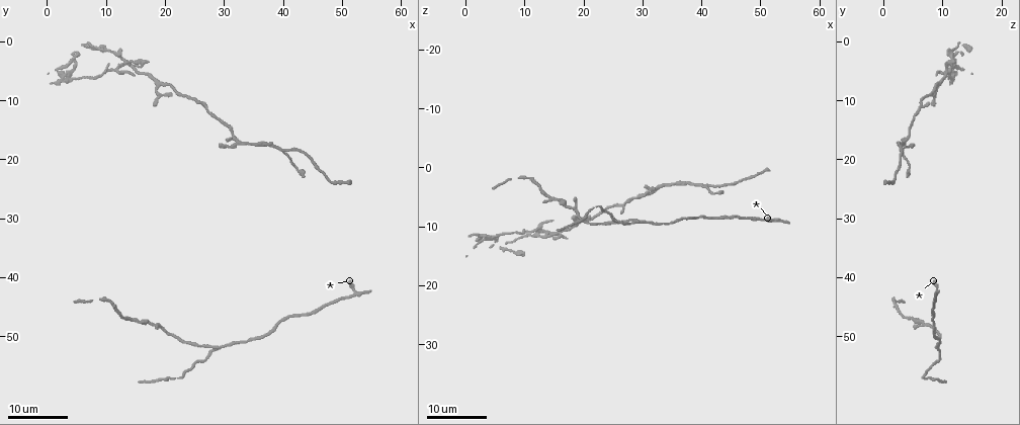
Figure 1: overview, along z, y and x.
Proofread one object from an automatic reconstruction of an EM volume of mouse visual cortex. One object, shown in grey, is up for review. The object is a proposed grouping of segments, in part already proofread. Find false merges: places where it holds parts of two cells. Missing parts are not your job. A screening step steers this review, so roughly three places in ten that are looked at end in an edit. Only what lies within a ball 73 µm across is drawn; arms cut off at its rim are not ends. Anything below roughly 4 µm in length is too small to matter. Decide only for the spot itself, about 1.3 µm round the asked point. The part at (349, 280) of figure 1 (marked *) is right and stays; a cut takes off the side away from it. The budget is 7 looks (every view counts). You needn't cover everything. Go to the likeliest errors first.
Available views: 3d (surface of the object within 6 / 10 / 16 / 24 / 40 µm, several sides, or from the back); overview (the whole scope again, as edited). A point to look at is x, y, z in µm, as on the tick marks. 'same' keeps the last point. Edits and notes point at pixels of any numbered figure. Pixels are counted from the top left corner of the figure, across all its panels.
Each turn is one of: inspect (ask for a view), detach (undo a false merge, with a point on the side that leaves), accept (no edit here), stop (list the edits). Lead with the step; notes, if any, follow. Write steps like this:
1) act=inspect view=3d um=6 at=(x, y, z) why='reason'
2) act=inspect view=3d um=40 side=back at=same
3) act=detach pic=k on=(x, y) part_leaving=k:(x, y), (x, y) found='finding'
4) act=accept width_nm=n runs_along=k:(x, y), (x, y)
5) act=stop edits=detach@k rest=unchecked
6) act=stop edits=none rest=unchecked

act=inspect view=3d um=16 at=(13.5, 3.5, 11.0) why='four arms meet'

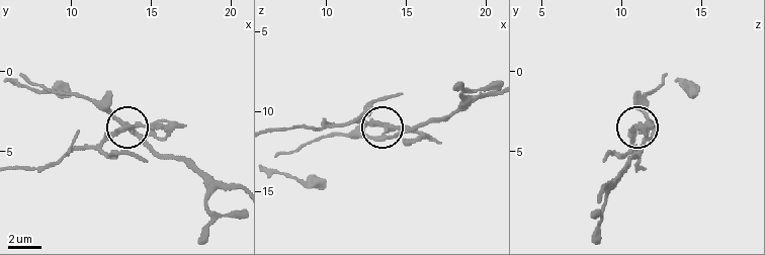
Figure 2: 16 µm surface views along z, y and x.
act=inspect view=3d um=6 at=same why='closer look'

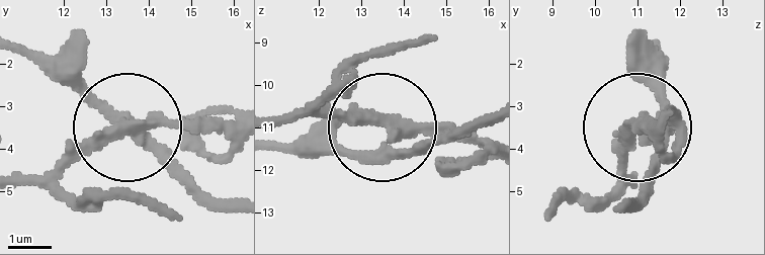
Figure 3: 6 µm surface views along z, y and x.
act=detach pic=3 on=(84, 155) width_nm=300 part_leaving=3:(138, 136), (65, 151), (21, 179) found='two cells meet here'

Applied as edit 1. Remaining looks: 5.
act=inspect view=3d um=16 at=(40.5, 19.0, 3.5) why='two arms in line, one across'

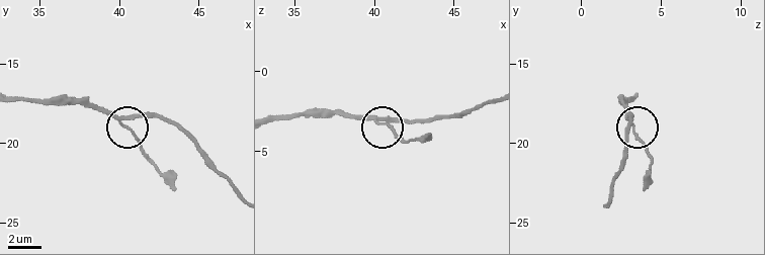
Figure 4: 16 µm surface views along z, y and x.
act=inspect view=3d um=10 at=(40.4, 18.9, 3.4)

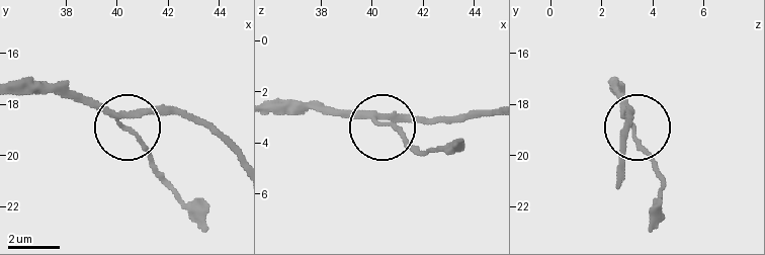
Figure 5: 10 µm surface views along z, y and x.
act=detach pic=5 on=(143, 146) part_leaving=5:(117, 120), (161, 183), (204, 227) found='a second cell is stuck on'

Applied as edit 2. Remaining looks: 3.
act=inspect view=overview why='see it whole again'

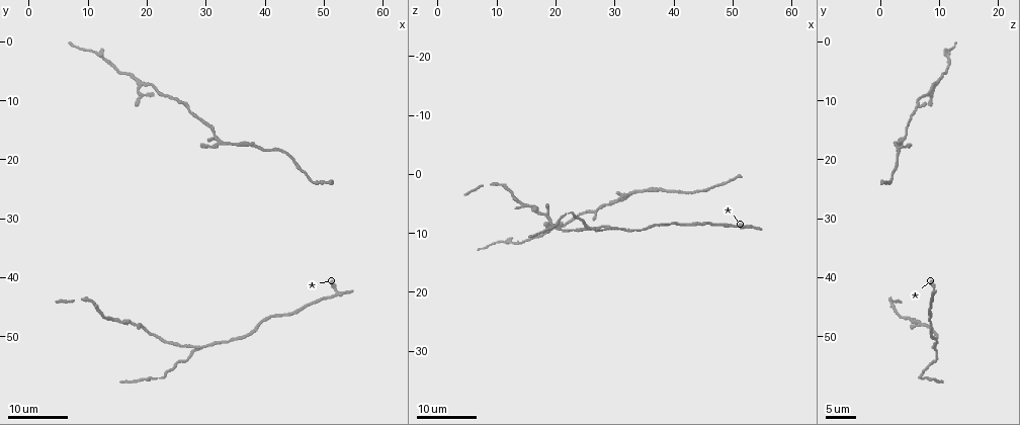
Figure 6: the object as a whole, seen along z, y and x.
act=inspect view=3d um=24 at=(28.0, 52.5, 9.0) why='arms part here'

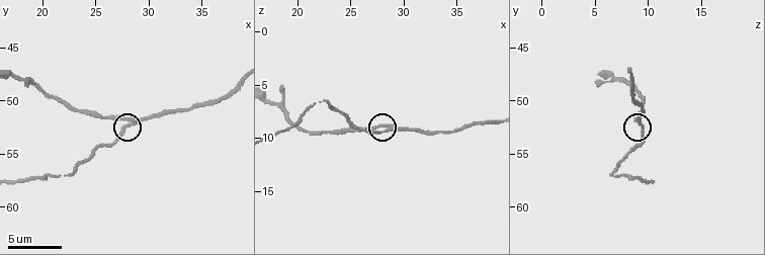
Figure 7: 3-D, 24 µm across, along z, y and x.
act=inspect view=3d um=10 at=(28.2, 52.0, 9.4)

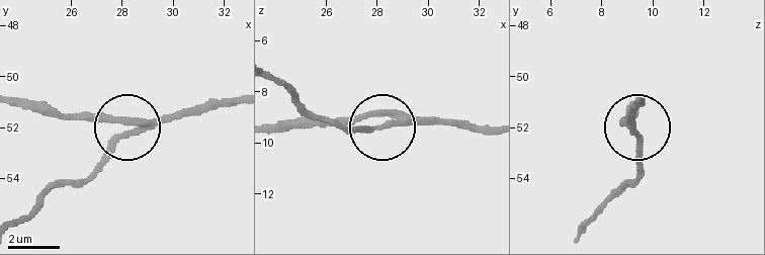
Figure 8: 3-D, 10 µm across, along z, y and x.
act=accept runs_along=8:(237, 97), (218, 97), (133, 128), (82, 179) found='continuous, no second cell'

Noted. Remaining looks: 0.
act=stop edits=detach@3,detach@5 rest=unchecked

